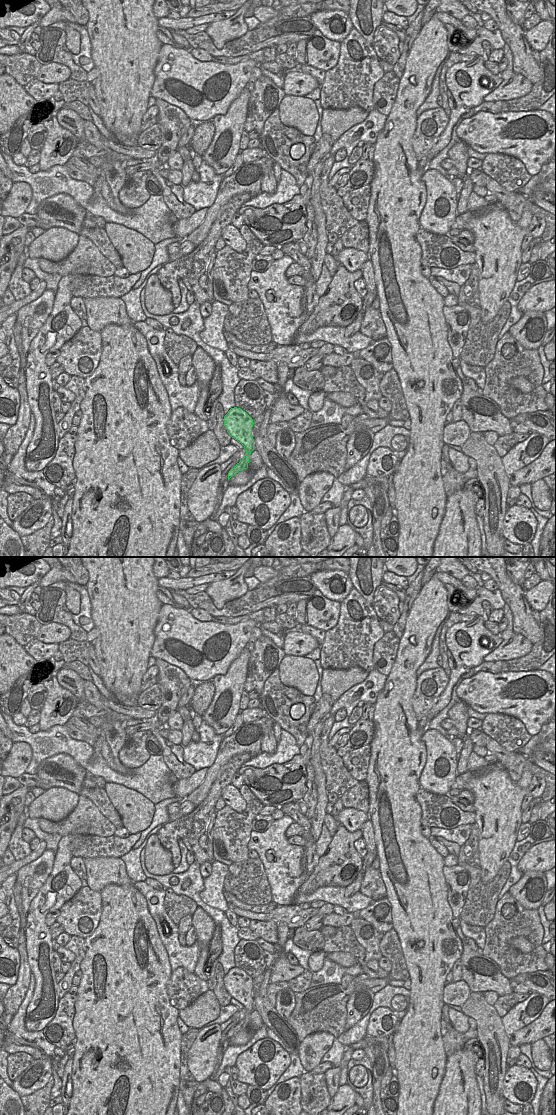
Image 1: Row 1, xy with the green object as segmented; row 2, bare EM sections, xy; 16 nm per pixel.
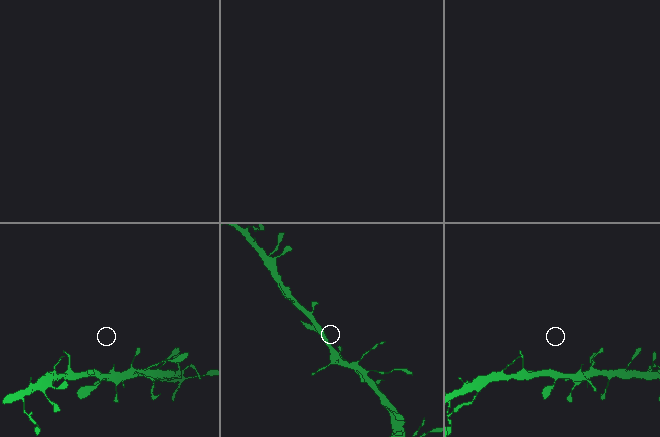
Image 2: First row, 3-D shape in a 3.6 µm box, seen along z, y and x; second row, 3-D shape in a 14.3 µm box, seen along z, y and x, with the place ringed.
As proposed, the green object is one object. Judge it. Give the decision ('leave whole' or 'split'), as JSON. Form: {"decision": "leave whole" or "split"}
{"decision": "leave whole"}

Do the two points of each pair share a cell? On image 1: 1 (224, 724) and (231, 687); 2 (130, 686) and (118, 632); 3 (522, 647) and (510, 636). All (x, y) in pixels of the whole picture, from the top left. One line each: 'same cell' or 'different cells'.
1: same cell
2: same cell
3: same cell

